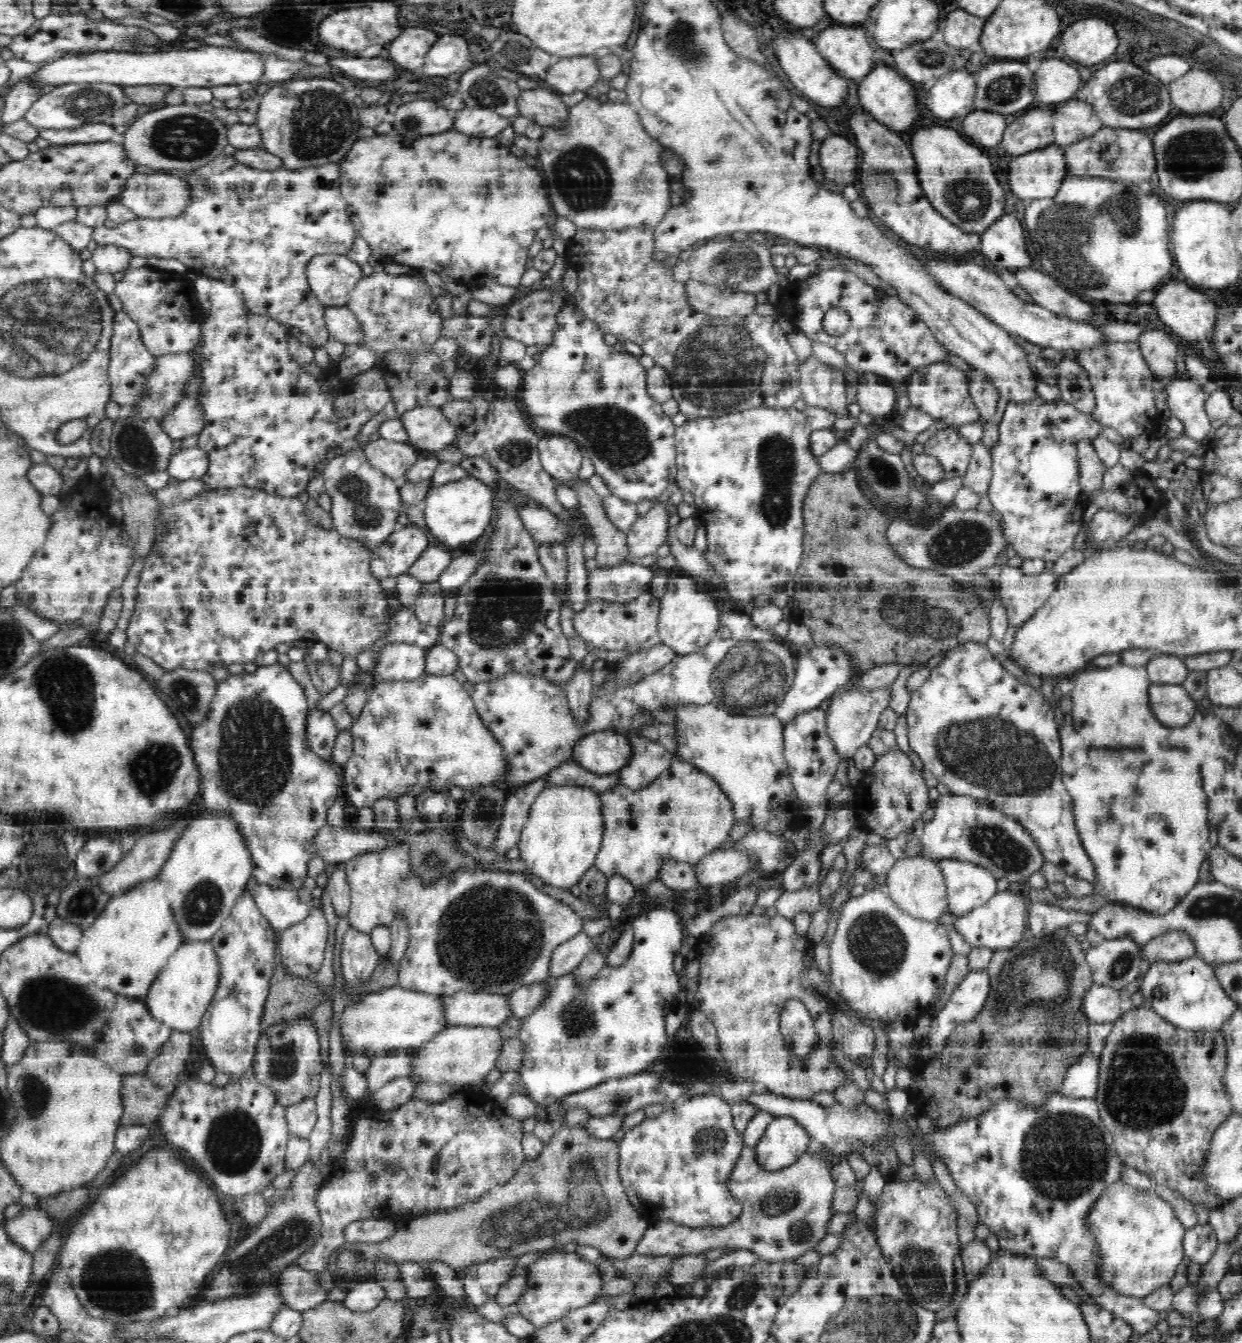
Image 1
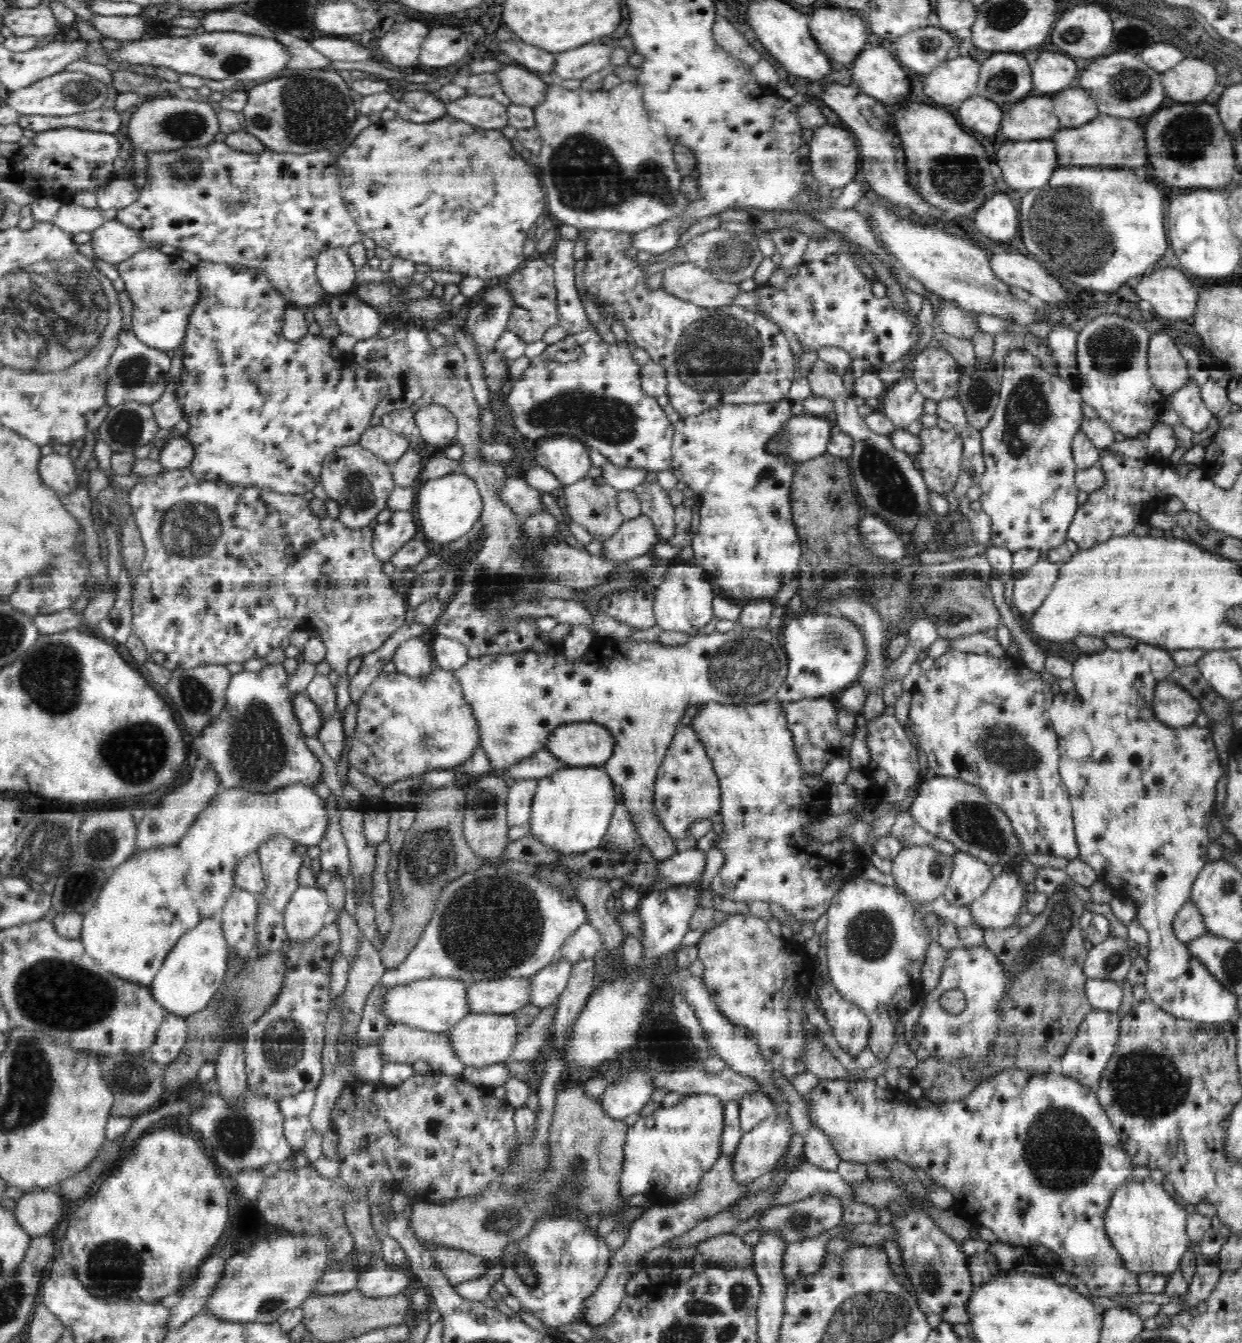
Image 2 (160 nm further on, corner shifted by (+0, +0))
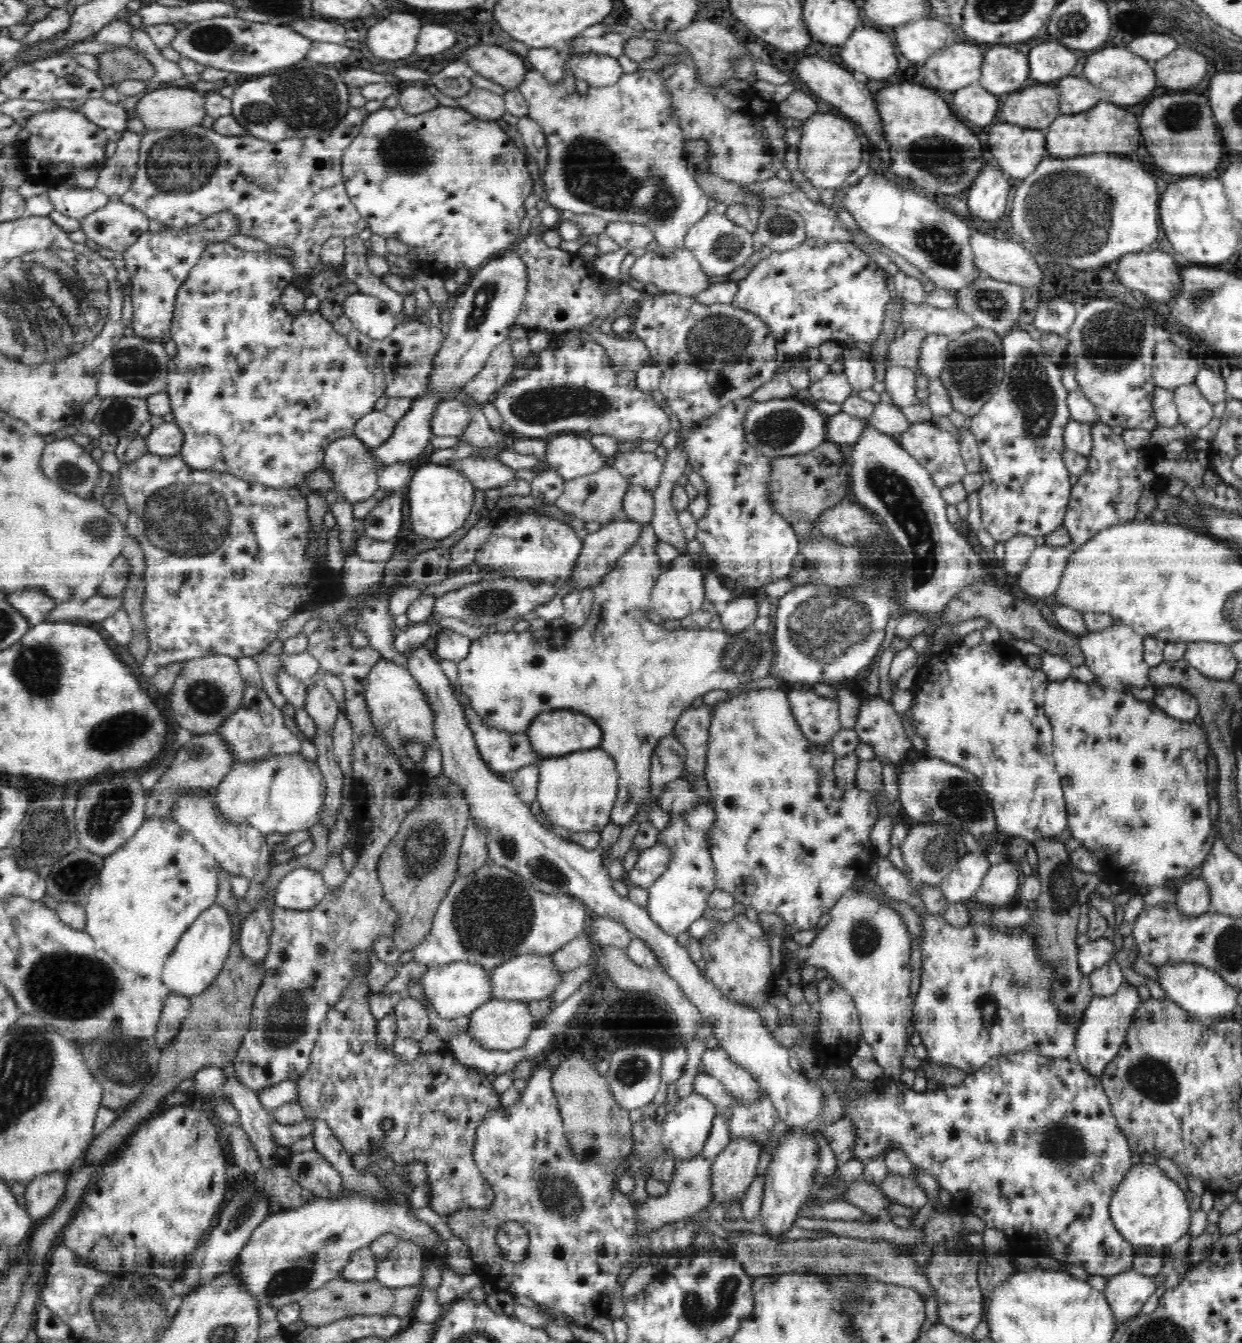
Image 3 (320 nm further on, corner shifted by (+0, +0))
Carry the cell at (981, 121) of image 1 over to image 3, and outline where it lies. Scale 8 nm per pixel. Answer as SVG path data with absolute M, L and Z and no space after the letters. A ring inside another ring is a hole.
M979 81L951 94L950 98L951 109L960 116L959 119L978 126L992 125L1001 108L997 96L982 87Z

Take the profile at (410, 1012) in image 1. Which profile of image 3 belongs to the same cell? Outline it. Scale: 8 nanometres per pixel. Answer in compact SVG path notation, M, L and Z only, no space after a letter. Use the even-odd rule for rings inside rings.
M454 961L444 966L430 967L424 975L422 986L432 1008L440 1012L440 1018L456 1018L472 1014L479 1006L491 999L489 979L492 970L484 969L476 963Z

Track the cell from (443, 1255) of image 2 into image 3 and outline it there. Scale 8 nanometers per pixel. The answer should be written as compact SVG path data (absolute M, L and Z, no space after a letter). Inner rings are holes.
M345 1189L340 1198L319 1198L302 1208L273 1211L244 1245L237 1257L236 1277L246 1291L256 1297L258 1306L269 1304L277 1310L300 1302L308 1293L340 1277L349 1255L376 1238L390 1232L405 1241L434 1250L446 1250L446 1242L432 1226L418 1220L400 1200L379 1202Z

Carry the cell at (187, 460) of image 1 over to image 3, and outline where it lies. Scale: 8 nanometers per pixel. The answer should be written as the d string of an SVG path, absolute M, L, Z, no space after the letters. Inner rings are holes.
M174 422L153 426L150 434L145 436L146 446L150 453L158 456L178 455L183 443L183 432Z

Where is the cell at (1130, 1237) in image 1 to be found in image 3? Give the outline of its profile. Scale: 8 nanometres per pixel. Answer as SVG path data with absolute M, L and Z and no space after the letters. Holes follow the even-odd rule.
M1132 1165L1119 1189L1112 1194L1109 1216L1113 1228L1134 1246L1144 1246L1148 1252L1162 1252L1190 1228L1190 1206L1187 1196L1158 1165Z

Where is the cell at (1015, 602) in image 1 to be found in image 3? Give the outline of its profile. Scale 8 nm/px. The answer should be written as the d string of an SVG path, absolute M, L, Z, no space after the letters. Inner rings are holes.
M1072 542L1061 547L1036 545L1018 576L1022 591L1039 600L1055 594L1074 548L1075 544Z

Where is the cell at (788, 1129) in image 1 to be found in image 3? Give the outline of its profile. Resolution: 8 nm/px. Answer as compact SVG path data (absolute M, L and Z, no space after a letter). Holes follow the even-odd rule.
M756 1139L730 1141L711 1161L710 1184L714 1202L727 1202L742 1197L757 1176L756 1164L764 1146Z

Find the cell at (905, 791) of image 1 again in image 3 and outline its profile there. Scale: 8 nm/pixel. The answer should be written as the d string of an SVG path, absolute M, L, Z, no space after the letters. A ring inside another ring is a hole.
M868 697L861 701L859 709L853 729L859 741L872 745L876 758L890 760L894 766L902 768L904 764L900 760L904 760L914 747L892 702L882 697Z

